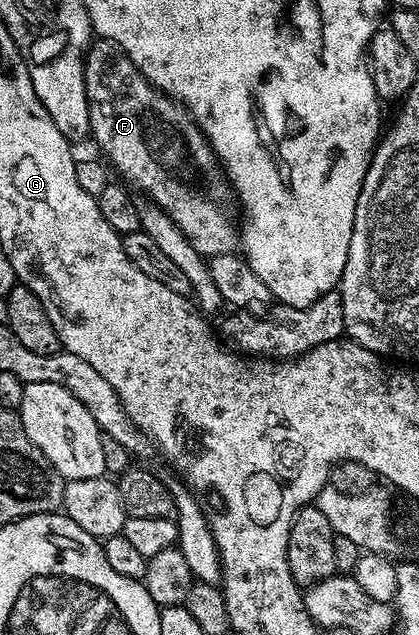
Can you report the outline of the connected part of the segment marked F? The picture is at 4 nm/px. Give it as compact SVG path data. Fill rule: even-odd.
M104 39L94 40L92 44L90 44L88 53L85 55L85 90L87 91L87 103L89 104L91 137L92 140L97 140L98 147L109 156L110 162L108 161L108 164L112 166L114 170L117 168L118 171L126 177L124 180L128 182L134 190L142 189L142 191L145 192L142 194L163 210L164 213L176 223L179 227L179 231L183 231L183 235L189 240L189 244L193 245L195 251L199 251L202 257L208 259L220 253L234 252L239 245L239 225L238 222L236 225L236 223L228 217L228 213L232 211L235 201L233 187L230 185L228 177L225 176L225 170L221 168L220 161L218 161L216 155L213 154L213 146L210 145L206 139L204 131L199 128L195 118L189 114L188 109L186 109L181 102L176 101L175 98L167 96L162 89L155 89L152 83L137 70L135 63L131 63L131 59L120 47Z

